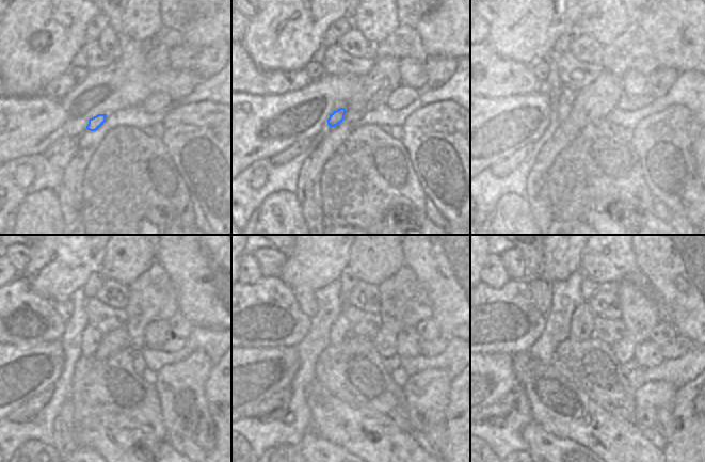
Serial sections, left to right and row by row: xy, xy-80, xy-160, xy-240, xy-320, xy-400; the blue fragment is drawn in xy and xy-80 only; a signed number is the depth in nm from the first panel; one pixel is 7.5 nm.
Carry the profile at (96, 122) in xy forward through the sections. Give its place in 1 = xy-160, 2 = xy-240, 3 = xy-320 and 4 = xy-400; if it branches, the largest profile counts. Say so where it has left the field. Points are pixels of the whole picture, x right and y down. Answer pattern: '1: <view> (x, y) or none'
1: xy-160 (563, 107)
2: xy-240 (91, 337)
3: xy-320 (340, 332)
4: xy-400 (582, 320)

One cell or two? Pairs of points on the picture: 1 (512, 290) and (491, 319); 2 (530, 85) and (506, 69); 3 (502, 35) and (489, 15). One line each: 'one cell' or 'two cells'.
1: one cell
2: one cell
3: two cells

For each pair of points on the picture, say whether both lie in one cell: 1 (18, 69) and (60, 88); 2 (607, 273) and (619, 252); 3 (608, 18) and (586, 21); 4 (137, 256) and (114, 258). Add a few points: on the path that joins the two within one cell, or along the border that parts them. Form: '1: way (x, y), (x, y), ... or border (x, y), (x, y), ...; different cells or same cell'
1: border (68, 70), (53, 78), (41, 94); different cells
2: way (607, 268), (607, 264), (613, 257); same cell
3: way (603, 18), (591, 21); same cell
4: way (131, 256), (119, 258); same cell

